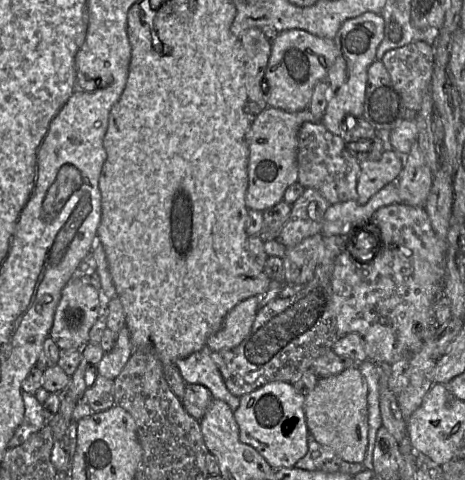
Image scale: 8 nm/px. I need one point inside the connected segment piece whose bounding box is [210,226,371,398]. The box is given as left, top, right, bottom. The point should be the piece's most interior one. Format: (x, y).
(289, 334)

